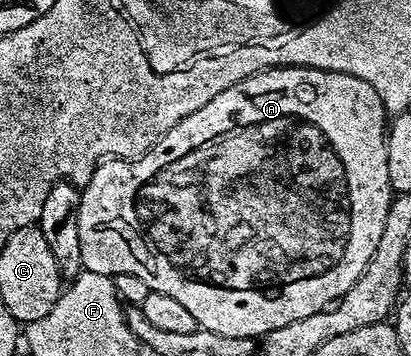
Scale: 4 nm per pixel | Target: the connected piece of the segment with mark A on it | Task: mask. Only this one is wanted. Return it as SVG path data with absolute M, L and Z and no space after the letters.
M269 68L265 72L253 74L241 82L229 86L229 90L221 90L221 94L217 94L217 98L213 98L210 102L205 102L205 106L201 106L201 110L193 110L193 114L189 114L189 118L181 118L181 122L177 122L177 126L169 129L144 156L138 156L136 160L108 158L96 168L93 178L89 178L89 182L82 185L79 194L77 231L81 233L83 267L86 271L93 274L105 274L112 278L117 274L134 274L137 278L142 278L145 281L145 286L149 286L152 292L169 294L169 298L174 298L177 302L181 302L181 306L185 306L185 310L189 310L189 314L193 314L196 325L205 330L213 330L213 334L262 338L268 332L277 330L281 326L287 326L291 322L297 322L298 319L308 318L311 314L317 314L328 306L334 305L341 296L345 295L346 291L357 282L359 276L365 271L367 263L370 262L371 255L377 249L382 227L385 226L386 212L389 210L393 199L391 183L389 182L389 166L385 166L385 146L387 145L388 127L389 120L384 113L383 103L377 94L377 90L373 90L373 86L369 86L369 82L365 82L361 78L353 78L344 72L326 72L320 68Z

